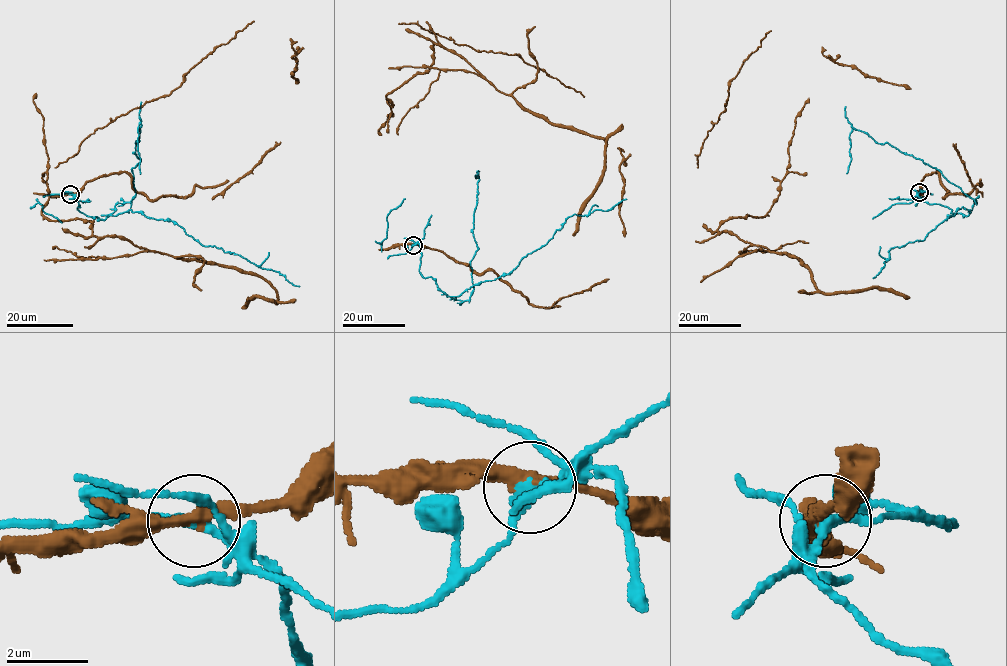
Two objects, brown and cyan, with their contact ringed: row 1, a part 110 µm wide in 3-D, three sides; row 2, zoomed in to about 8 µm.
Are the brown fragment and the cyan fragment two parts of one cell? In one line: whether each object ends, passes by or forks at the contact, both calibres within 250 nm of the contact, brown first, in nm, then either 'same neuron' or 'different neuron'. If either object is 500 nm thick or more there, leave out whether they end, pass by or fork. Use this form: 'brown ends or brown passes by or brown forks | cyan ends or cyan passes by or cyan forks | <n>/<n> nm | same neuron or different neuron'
brown passes by | cyan passes by | 300/240 nm | different neuron

